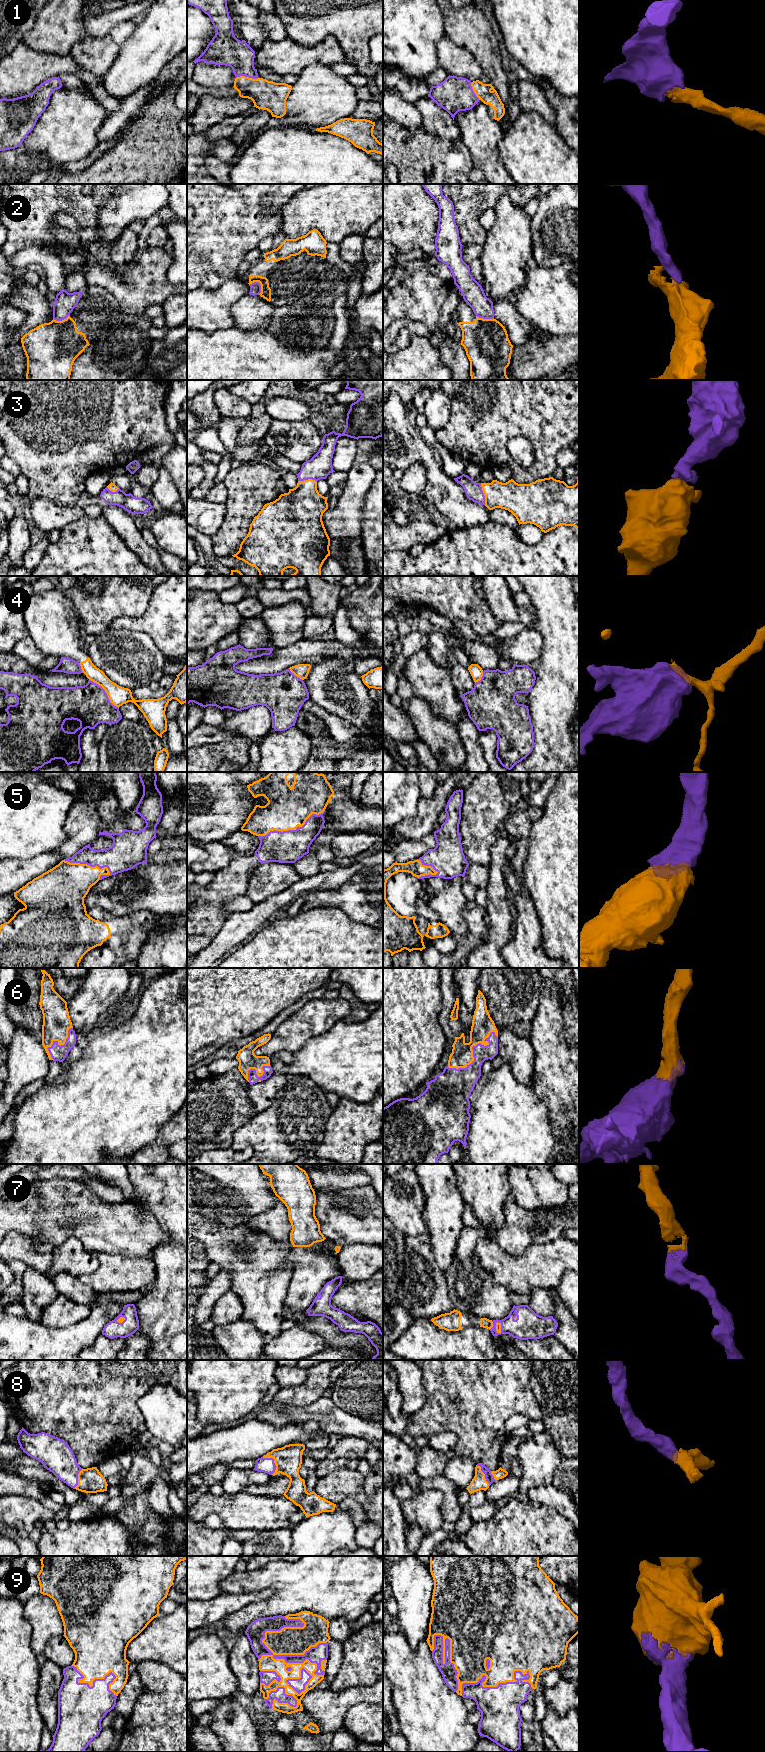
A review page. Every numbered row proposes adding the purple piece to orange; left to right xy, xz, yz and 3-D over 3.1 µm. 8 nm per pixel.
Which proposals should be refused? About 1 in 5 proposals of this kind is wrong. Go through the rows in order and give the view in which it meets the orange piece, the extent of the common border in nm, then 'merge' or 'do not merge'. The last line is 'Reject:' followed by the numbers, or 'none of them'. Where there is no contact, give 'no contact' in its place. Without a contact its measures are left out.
1: meets orange in xz; contact 180 nm long; merge
2: meets orange in xz; contact 120 nm long; do not merge
3: meets orange in yz; contact 180 nm long; merge
4: meets orange in xy; contact 340 nm long; do not merge
5: meets orange in xz; contact 600 nm long; merge
6: meets orange in yz; contact 480 nm long; merge
7: meets orange in yz; contact 80 nm long; merge
8: meets orange in xz; contact 170 nm long; merge
9: meets orange in xz; contact 600 nm long; merge
Reject: 2, 4

